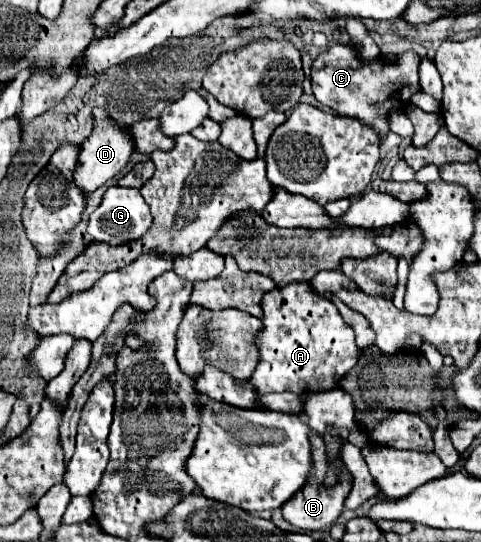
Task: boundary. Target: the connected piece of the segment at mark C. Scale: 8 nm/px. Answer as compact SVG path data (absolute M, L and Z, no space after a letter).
M334 45L332 49L328 49L328 53L322 53L314 61L312 91L322 105L332 107L340 115L360 119L362 123L372 127L380 135L380 139L386 139L390 111L400 111L402 105L406 107L410 95L418 91L418 65L420 59L412 51L400 55L396 63L386 63L380 59L360 63L352 45Z

